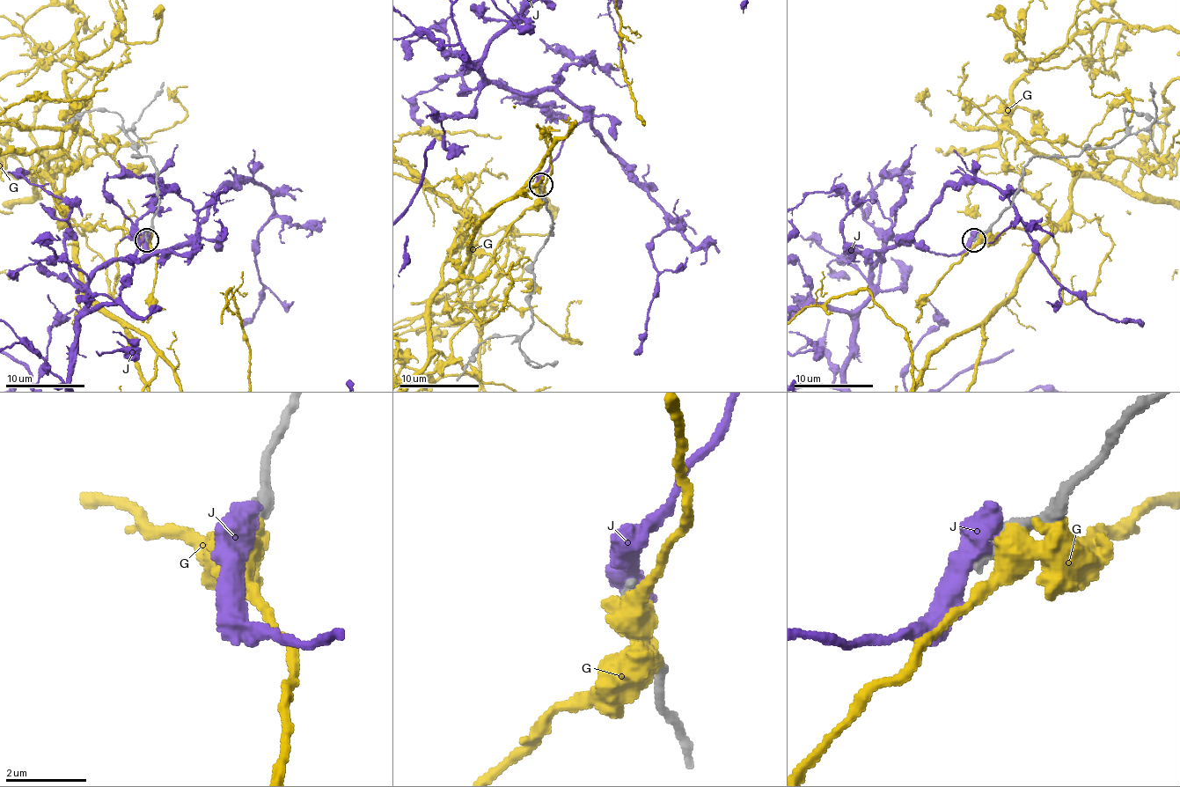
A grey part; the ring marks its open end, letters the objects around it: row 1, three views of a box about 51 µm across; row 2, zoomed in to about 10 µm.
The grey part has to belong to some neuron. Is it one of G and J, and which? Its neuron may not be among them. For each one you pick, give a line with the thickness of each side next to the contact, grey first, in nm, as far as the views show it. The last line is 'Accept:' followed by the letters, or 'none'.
Accept: none

